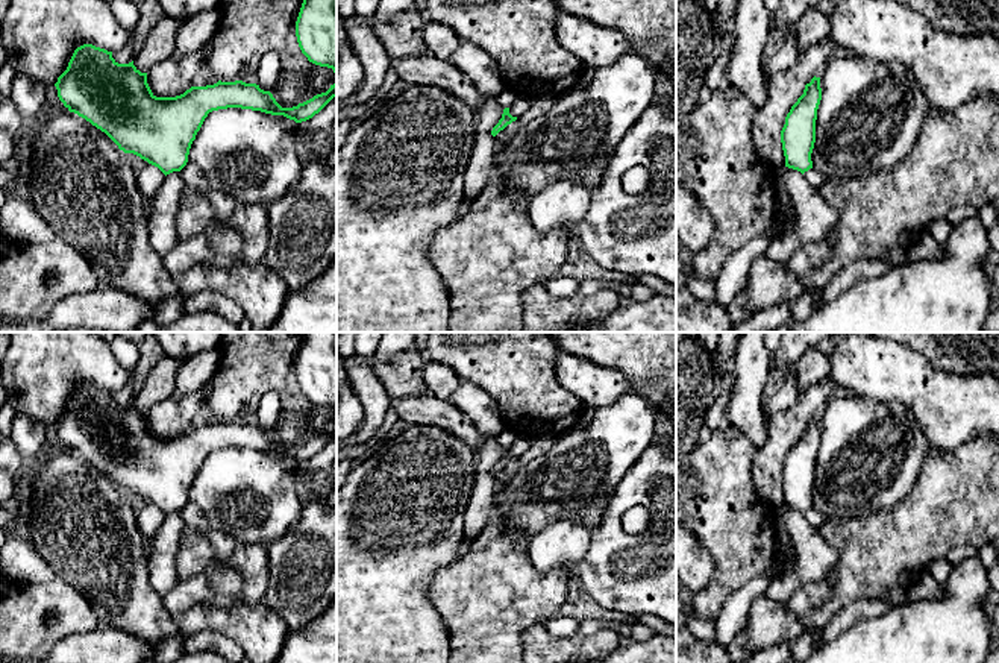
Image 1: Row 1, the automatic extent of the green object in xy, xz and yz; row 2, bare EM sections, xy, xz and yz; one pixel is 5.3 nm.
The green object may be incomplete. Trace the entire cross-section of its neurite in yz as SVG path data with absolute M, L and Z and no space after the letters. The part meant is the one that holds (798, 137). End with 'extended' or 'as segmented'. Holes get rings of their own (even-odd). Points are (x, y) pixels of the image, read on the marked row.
M814 76L805 85L803 94L791 106L781 130L785 167L802 174L813 168L811 153L816 143L816 120L820 100L820 77Z; as segmented

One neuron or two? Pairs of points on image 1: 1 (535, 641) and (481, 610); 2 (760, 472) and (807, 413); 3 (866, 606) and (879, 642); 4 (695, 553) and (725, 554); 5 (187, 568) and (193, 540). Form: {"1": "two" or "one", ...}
{"1": "two", "2": "one", "3": "two", "4": "two", "5": "one"}

